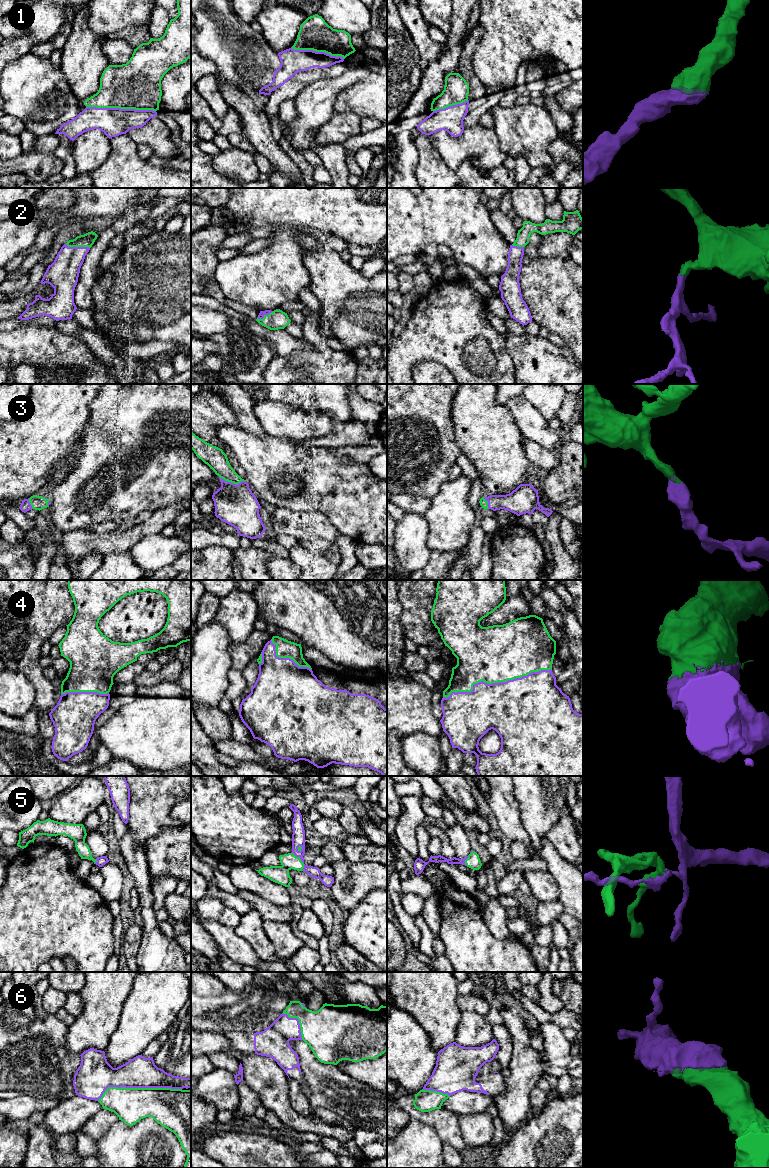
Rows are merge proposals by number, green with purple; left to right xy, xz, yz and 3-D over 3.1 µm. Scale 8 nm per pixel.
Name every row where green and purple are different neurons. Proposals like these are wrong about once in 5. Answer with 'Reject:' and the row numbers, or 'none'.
Reject: 5

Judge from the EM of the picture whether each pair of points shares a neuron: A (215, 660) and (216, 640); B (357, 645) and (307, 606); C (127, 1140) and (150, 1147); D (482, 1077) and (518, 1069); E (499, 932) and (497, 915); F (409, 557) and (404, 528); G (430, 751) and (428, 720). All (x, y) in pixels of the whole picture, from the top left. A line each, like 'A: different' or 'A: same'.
A: same
B: same
C: same
D: different
E: same
F: same
G: different

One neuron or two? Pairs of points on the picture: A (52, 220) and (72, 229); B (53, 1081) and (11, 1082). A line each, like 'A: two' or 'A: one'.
A: two
B: one

